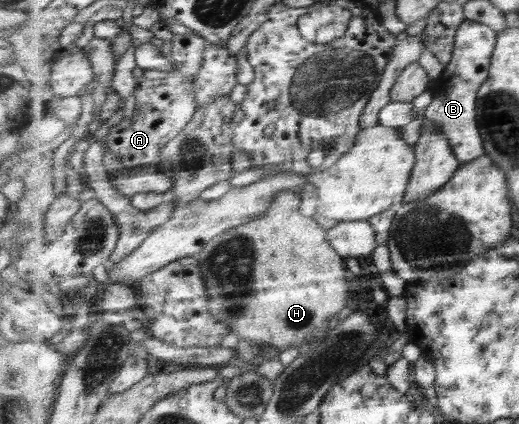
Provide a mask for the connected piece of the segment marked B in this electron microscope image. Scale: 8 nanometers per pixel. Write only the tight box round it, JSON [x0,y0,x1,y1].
[425,20,499,164]

